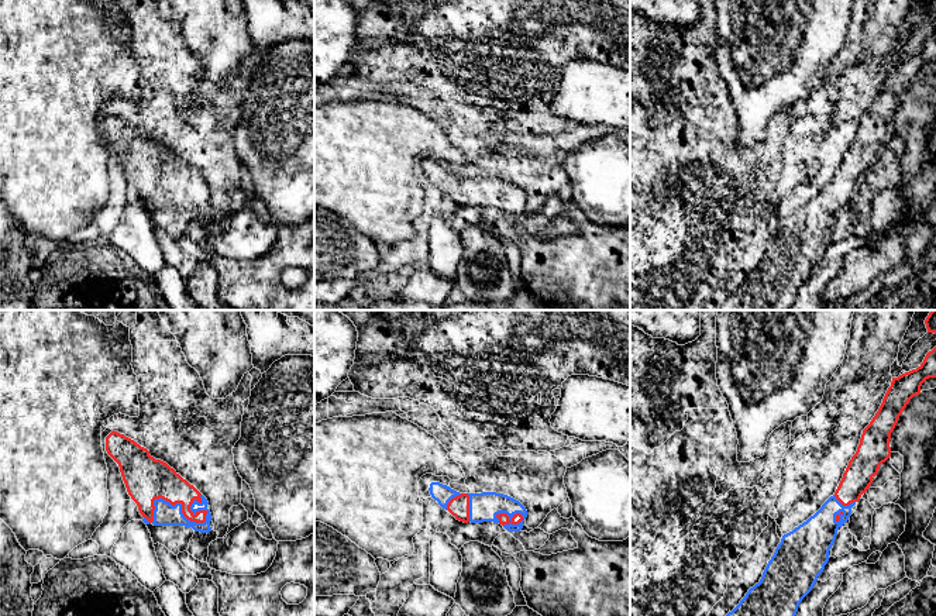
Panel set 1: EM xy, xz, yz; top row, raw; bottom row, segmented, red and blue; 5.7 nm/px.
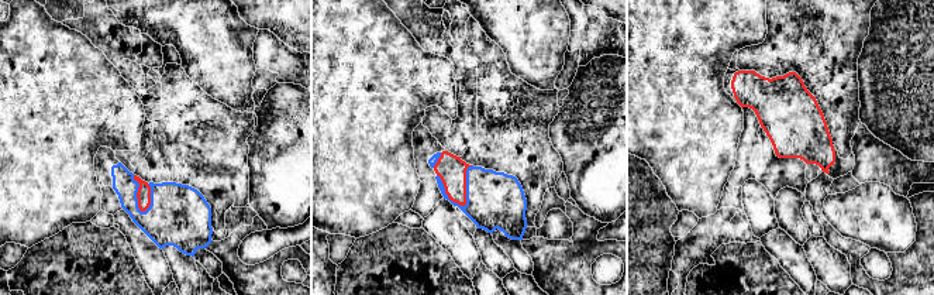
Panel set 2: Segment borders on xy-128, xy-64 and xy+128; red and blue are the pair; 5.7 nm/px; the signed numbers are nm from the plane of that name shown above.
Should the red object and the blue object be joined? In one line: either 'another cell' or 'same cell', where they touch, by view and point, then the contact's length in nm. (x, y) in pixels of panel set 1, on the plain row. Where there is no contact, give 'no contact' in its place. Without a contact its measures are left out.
same cell | xy (174, 189) | 380 nm

